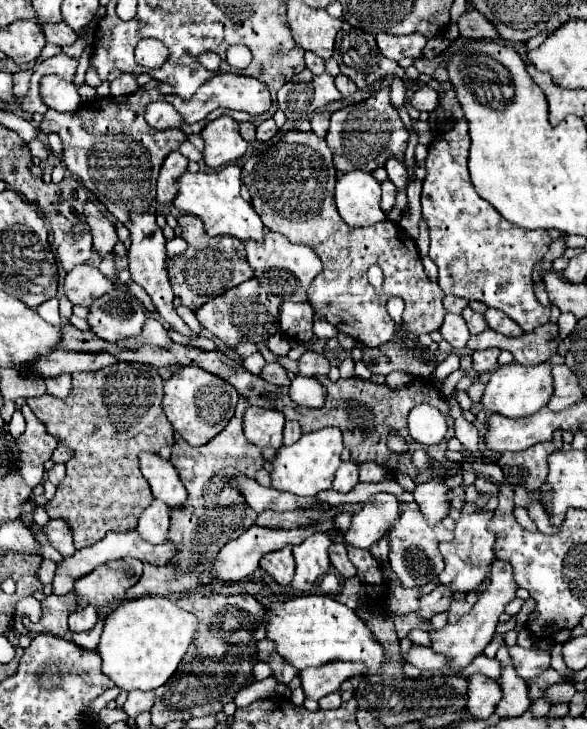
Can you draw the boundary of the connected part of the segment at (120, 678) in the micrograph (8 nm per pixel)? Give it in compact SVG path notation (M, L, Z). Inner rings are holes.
M140 597L124 601L104 621L104 631L98 643L102 671L124 691L152 691L174 675L196 633L198 617L176 607L168 597Z

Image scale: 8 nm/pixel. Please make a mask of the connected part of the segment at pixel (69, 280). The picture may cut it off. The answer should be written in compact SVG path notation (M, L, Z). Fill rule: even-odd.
M92 263L76 265L64 279L64 293L74 305L90 307L98 297L110 293L114 283Z

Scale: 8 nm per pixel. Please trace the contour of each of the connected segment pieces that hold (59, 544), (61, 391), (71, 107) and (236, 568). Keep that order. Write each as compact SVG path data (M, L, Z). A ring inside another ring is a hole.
M52 519L46 527L38 527L38 525L34 525L34 527L42 529L48 535L50 543L54 545L54 549L58 549L58 553L62 557L70 557L76 551L74 543L72 543L72 531L70 531L70 527L64 521Z
M64 373L60 377L54 377L54 379L46 379L46 387L48 387L48 393L56 399L68 399L70 397L70 391L72 391L72 385L70 385L70 375Z
M56 75L42 77L40 97L50 109L60 111L60 113L76 113L76 109L80 109L82 105L76 87Z
M252 525L238 539L226 543L216 553L216 559L212 563L212 571L214 571L216 579L222 579L222 581L242 581L244 577L250 577L258 569L258 561L260 561L262 555L266 555L270 551L276 551L276 549L282 549L284 545L296 545L296 543L300 543L304 539L306 539L306 527L286 531L286 529L266 529L266 527Z

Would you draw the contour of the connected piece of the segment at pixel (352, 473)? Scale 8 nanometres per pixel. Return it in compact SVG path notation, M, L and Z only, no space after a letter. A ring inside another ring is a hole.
M346 461L338 467L332 489L338 493L348 493L358 483L358 467L352 461Z

